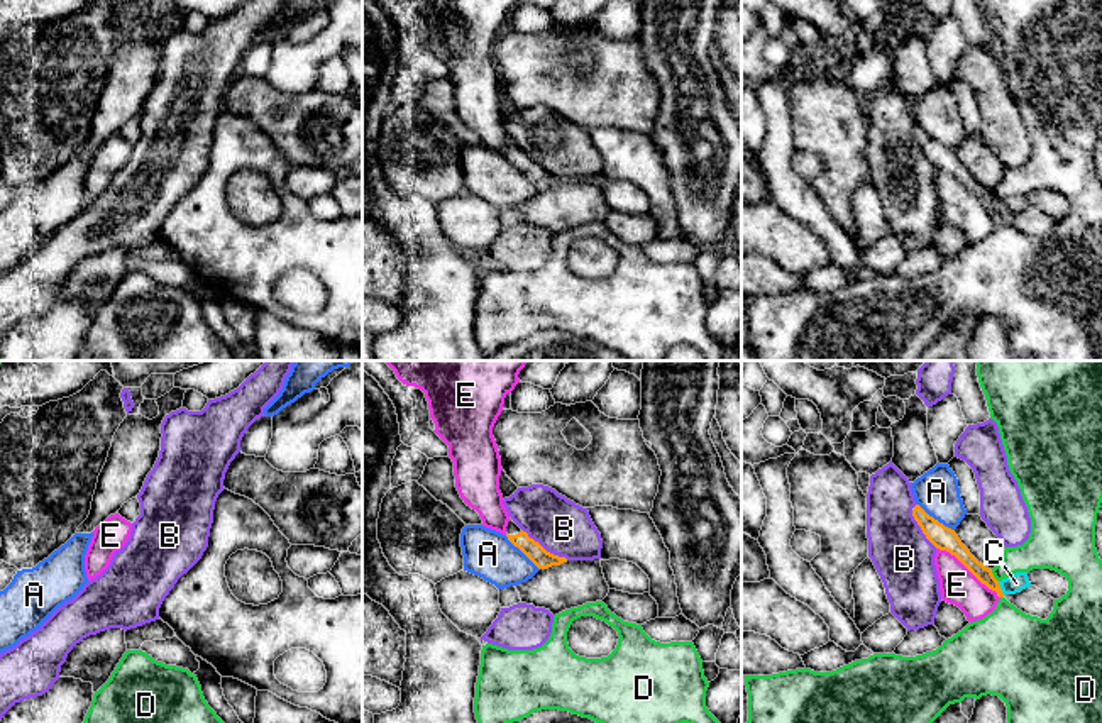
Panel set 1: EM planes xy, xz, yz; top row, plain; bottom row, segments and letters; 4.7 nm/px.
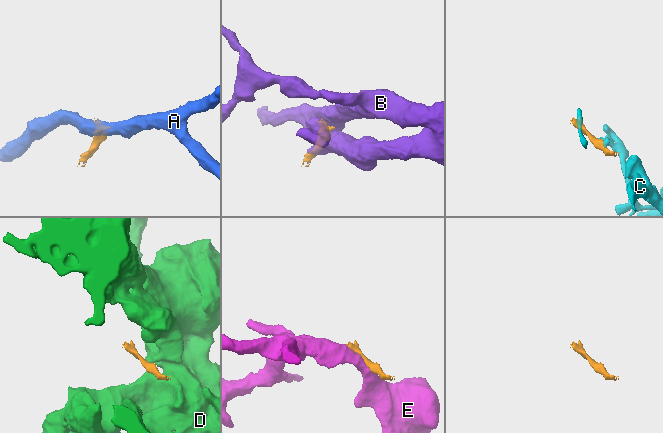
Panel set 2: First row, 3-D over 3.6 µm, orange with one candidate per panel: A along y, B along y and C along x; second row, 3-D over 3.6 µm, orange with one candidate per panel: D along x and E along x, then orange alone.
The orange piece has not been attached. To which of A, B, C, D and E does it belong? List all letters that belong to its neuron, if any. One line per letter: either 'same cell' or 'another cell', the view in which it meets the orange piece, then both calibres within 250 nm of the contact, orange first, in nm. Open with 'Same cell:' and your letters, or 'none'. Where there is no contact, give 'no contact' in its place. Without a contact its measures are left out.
Same cell: none
A: another cell | yz | 110/220 nm
B: another cell | xz | 90/260 nm
C: another cell | yz | 80/90 nm
D: another cell | yz | 90/200 nm
E: another cell | yz | 110/180 nm

